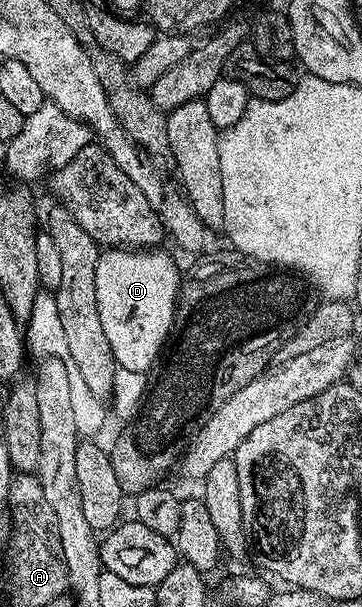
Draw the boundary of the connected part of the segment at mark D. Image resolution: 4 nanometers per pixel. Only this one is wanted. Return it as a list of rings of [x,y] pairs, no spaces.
[[[108,247],[98,259],[94,275],[98,316],[102,318],[110,351],[114,351],[120,369],[147,374],[161,360],[177,324],[182,269],[180,273],[175,259],[164,251],[160,247]]]

